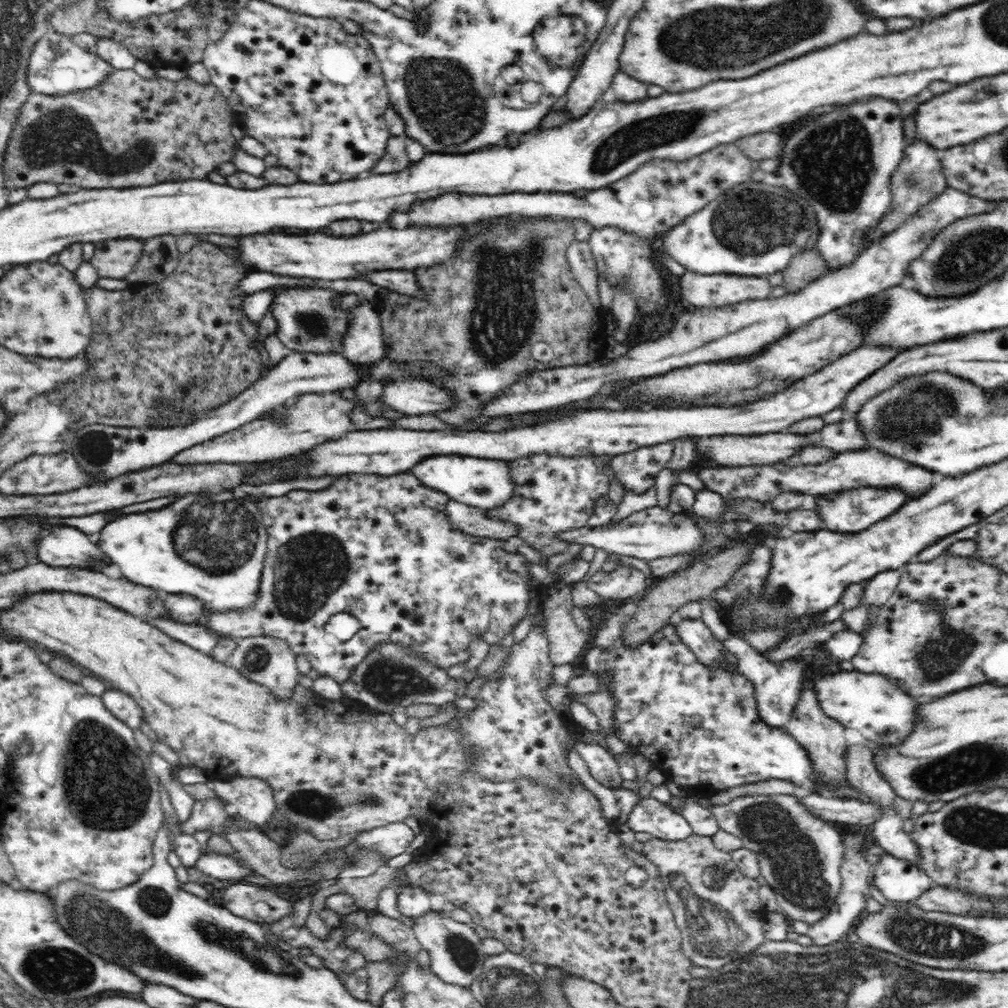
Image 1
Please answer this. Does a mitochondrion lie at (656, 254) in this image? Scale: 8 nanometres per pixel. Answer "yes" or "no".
no

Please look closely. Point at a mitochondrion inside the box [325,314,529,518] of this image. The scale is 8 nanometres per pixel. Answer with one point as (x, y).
(483, 490)

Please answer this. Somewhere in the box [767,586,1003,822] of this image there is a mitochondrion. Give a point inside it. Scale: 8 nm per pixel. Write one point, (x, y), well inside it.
(940, 657)

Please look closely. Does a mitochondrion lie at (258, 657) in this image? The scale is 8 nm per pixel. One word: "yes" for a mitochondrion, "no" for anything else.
yes

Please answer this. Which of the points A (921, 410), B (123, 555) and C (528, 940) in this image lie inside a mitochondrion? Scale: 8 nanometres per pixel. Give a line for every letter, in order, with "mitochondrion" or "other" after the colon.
A: mitochondrion
B: other
C: other

